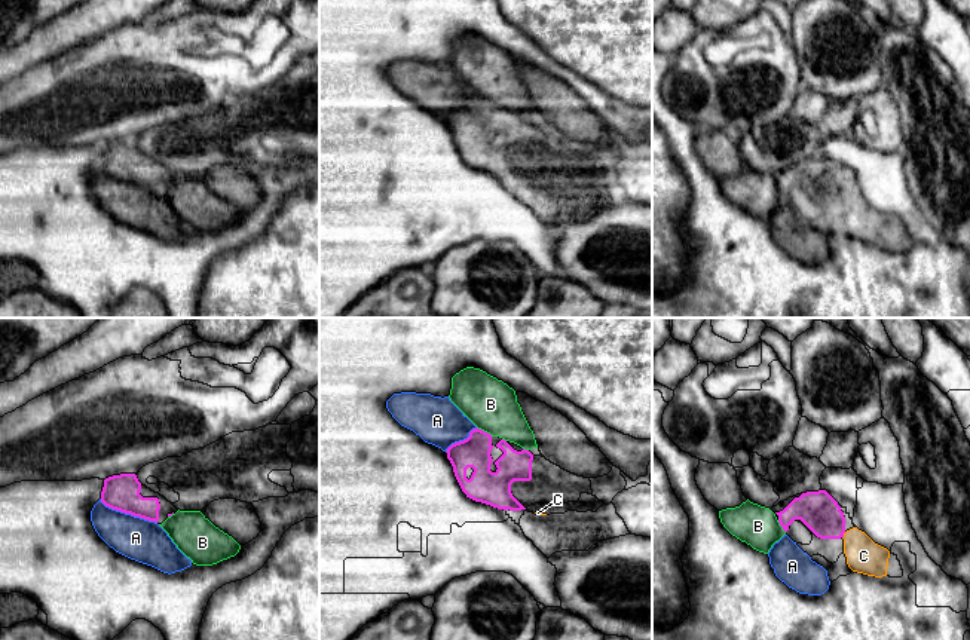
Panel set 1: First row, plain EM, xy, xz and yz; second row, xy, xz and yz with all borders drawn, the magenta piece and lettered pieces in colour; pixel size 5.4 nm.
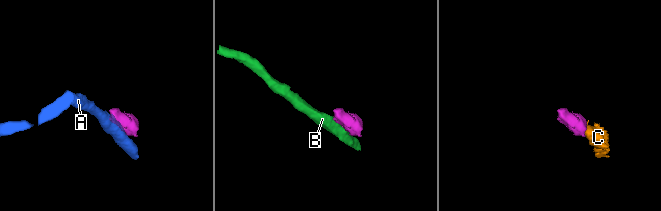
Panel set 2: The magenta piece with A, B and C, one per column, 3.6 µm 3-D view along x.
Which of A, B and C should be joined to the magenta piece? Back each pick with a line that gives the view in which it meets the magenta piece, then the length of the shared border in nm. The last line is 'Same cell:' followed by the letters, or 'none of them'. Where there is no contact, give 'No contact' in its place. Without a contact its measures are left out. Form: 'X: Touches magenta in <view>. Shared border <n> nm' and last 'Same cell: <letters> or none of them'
C: Touches magenta in yz. Shared border 40 nm
Same cell: C

